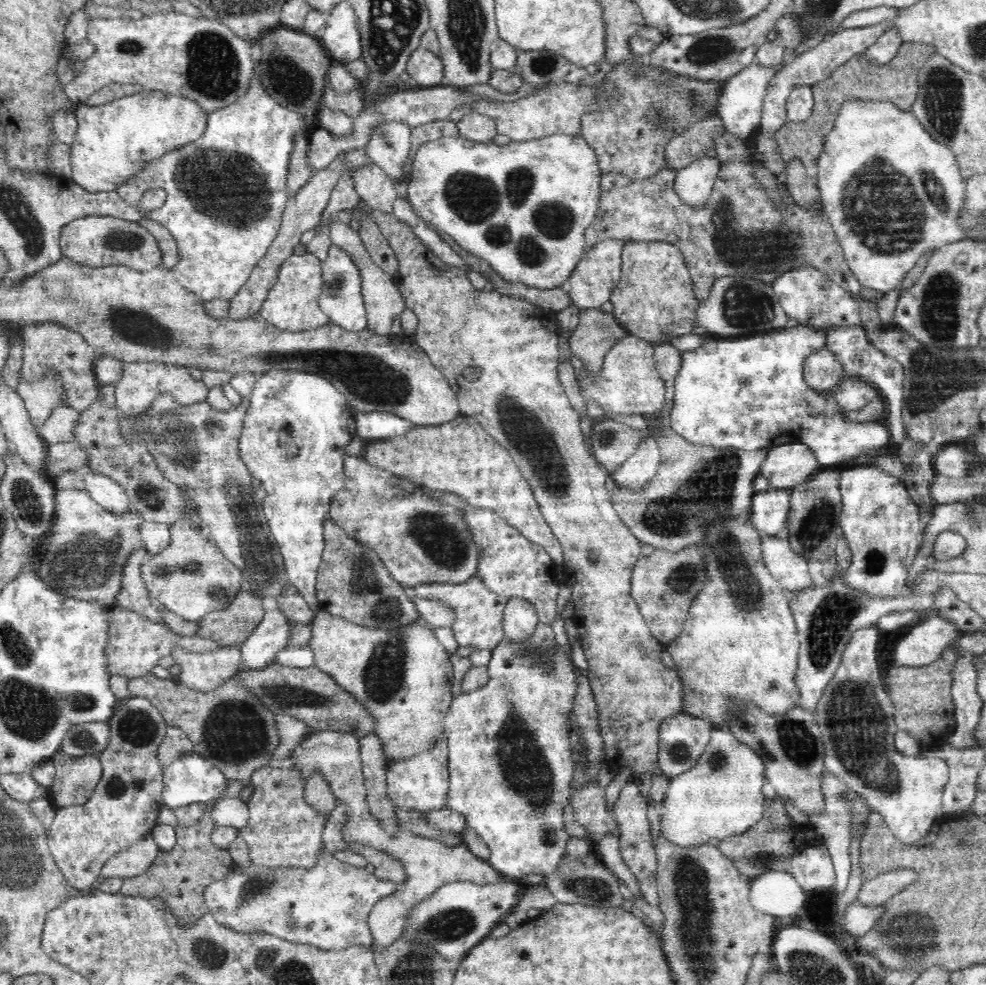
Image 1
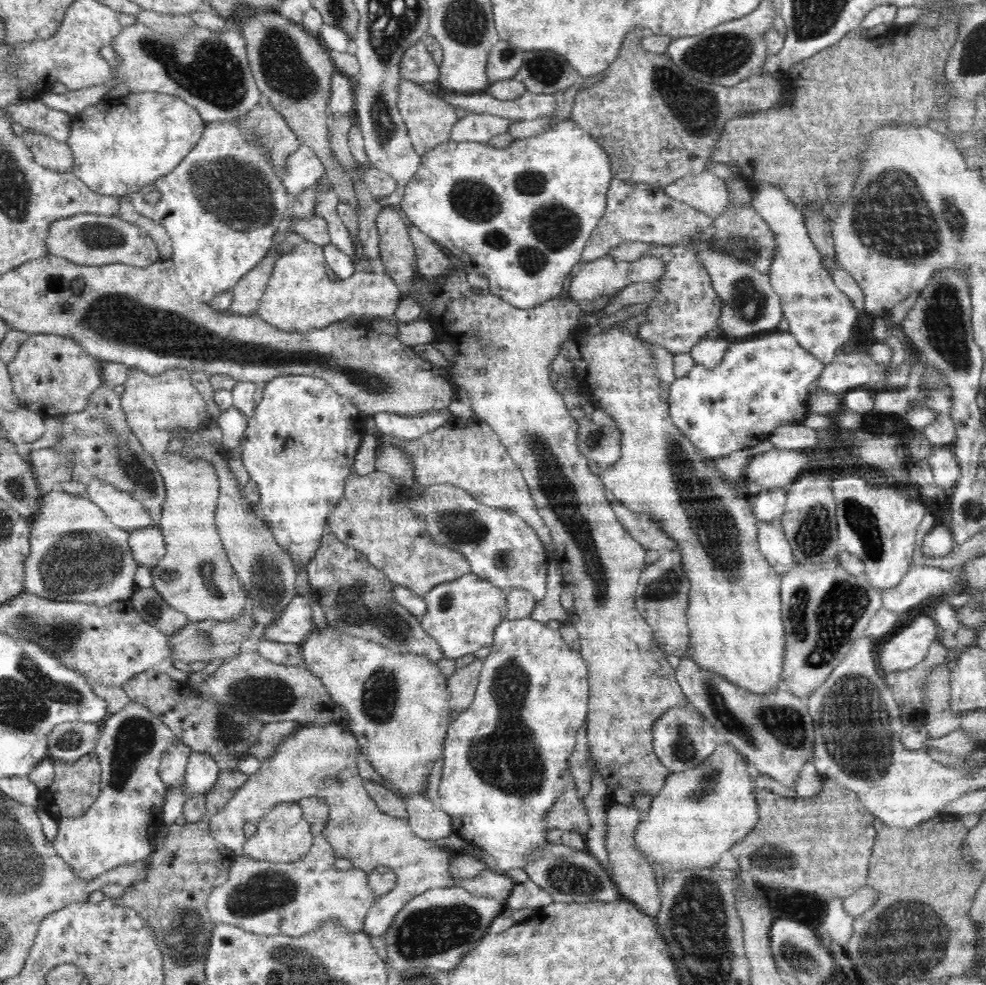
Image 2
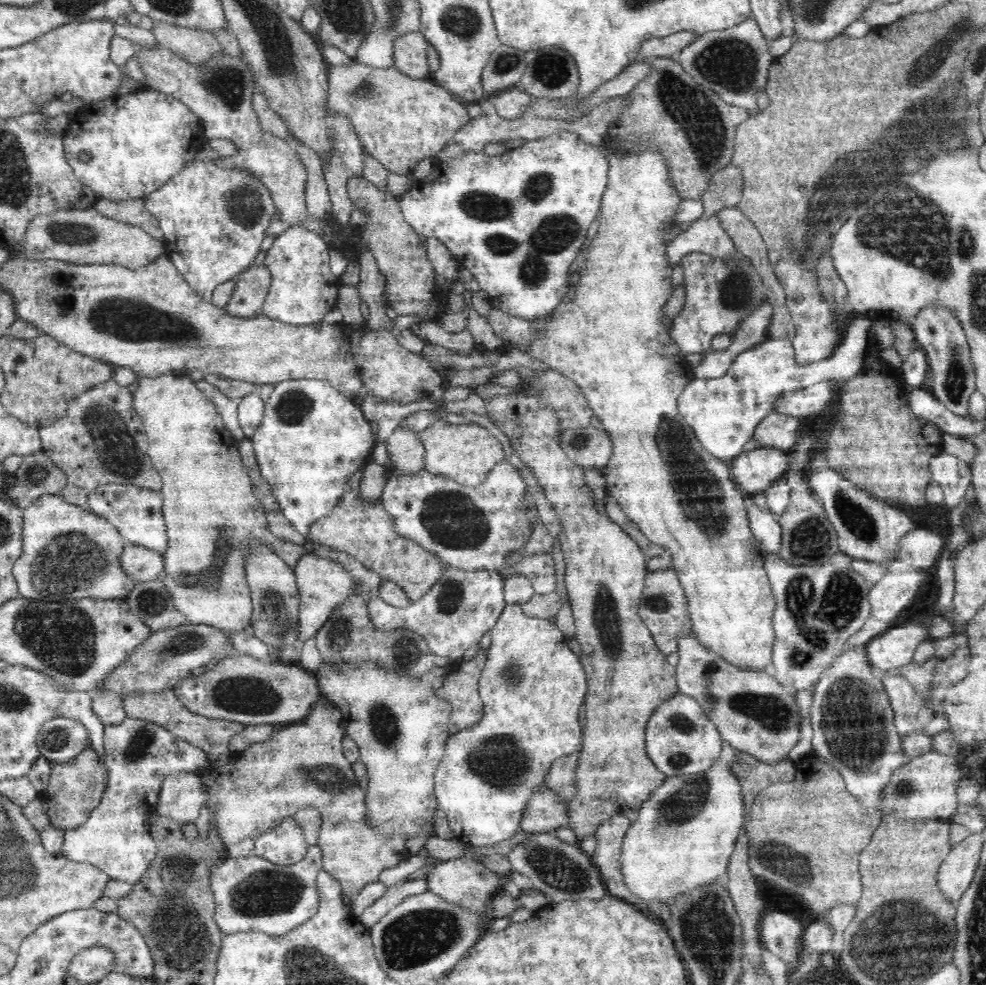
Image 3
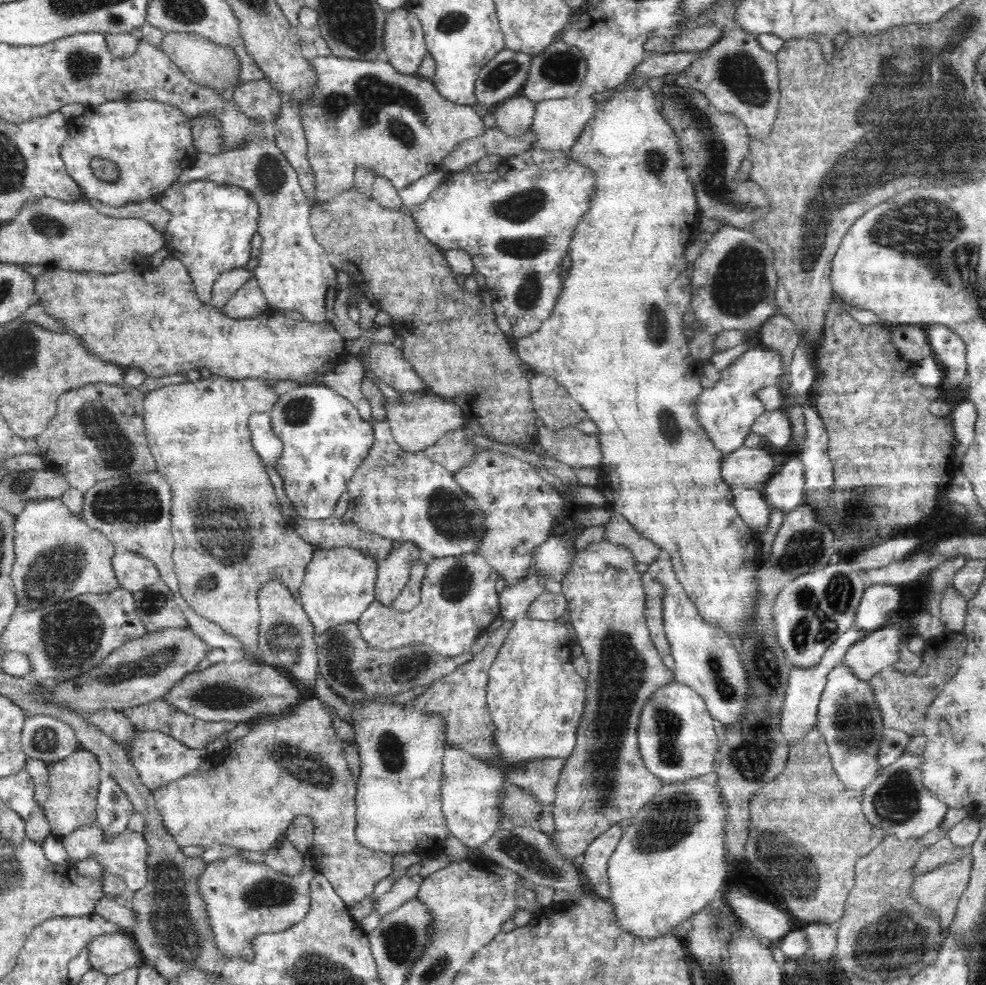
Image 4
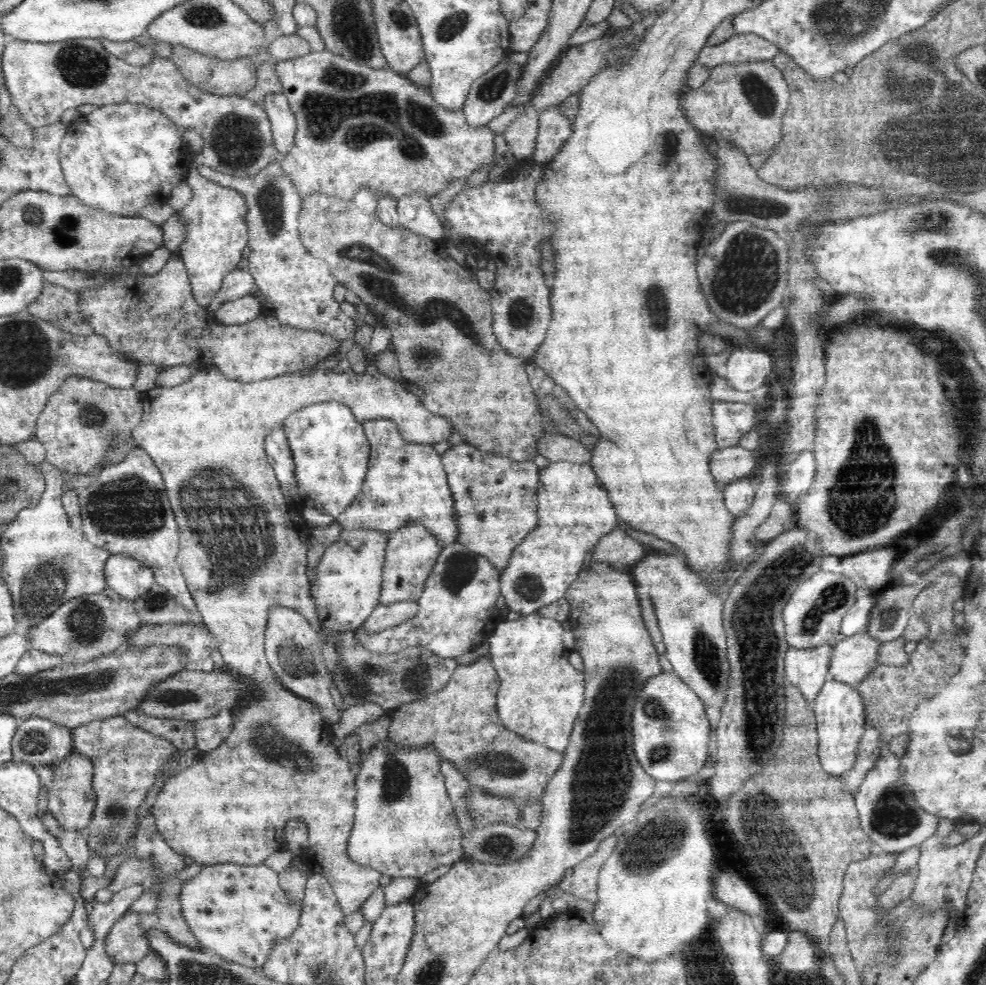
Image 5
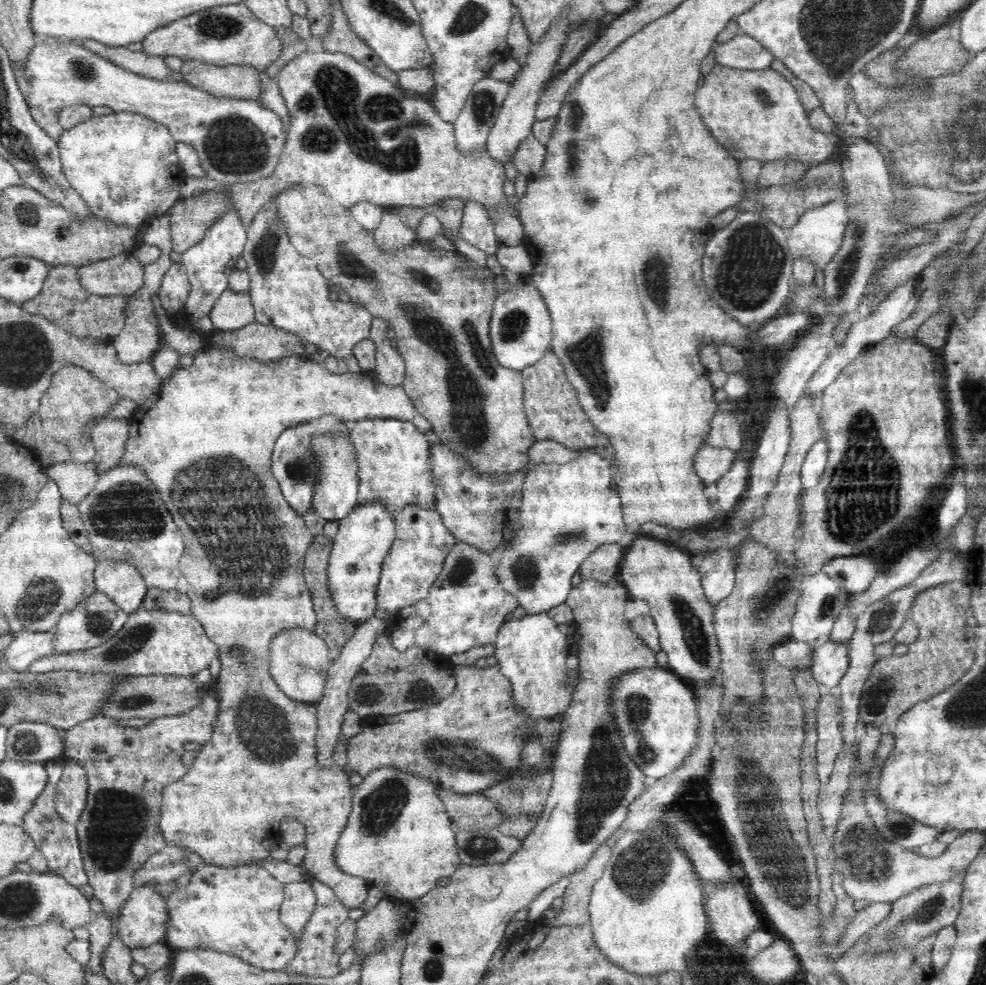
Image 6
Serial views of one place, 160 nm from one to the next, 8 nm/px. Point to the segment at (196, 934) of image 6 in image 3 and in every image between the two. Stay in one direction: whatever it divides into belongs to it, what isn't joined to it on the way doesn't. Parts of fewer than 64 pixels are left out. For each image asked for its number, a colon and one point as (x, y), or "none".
3: (251, 893)
4: (243, 899)
5: (238, 912)

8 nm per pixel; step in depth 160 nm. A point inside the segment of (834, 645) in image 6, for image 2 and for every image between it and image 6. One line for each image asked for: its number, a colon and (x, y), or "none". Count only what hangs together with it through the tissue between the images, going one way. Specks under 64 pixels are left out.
2: (907, 647)
3: (886, 652)
4: (879, 649)
5: (853, 657)

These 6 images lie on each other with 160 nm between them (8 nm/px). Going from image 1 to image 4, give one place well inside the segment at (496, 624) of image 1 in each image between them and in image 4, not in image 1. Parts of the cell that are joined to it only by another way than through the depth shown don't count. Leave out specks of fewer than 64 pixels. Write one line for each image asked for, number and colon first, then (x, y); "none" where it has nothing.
2: (462, 614)
3: (462, 606)
4: (459, 601)

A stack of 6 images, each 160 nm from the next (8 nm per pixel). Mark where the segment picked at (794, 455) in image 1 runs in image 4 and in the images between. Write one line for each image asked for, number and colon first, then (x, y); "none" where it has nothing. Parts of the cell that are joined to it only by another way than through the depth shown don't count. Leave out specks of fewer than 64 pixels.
2: (777, 468)
3: (754, 471)
4: (753, 467)

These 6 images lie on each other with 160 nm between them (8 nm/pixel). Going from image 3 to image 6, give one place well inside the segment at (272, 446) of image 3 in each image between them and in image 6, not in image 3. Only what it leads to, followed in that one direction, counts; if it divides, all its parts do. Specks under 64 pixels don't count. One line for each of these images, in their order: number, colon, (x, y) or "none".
4: (324, 439)
5: (331, 452)
6: (337, 494)

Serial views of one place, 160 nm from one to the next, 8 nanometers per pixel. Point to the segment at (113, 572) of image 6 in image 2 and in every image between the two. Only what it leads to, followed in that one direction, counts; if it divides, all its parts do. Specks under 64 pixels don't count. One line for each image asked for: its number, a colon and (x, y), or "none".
2: (148, 545)
3: (140, 564)
4: (134, 572)
5: (128, 577)

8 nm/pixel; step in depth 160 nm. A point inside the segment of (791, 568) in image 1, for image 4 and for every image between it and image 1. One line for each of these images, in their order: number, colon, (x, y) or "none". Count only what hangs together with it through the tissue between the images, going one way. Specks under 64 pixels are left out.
2: (773, 544)
3: (765, 526)
4: (749, 502)

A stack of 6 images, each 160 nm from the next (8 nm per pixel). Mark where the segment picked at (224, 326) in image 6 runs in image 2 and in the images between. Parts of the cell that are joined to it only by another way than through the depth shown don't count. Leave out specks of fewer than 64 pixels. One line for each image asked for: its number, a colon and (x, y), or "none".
2: (249, 290)
3: (251, 287)
4: (249, 301)
5: (247, 308)

